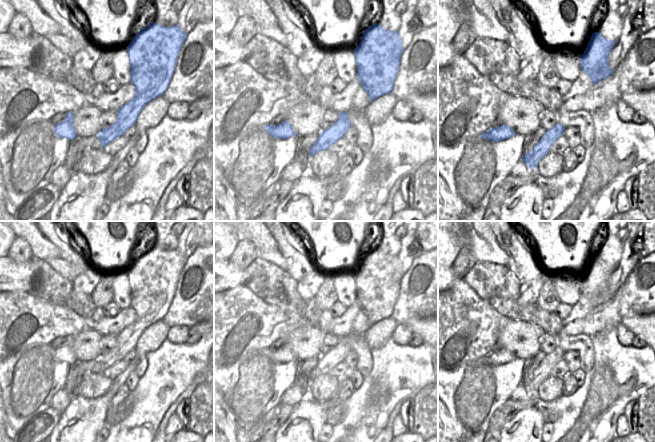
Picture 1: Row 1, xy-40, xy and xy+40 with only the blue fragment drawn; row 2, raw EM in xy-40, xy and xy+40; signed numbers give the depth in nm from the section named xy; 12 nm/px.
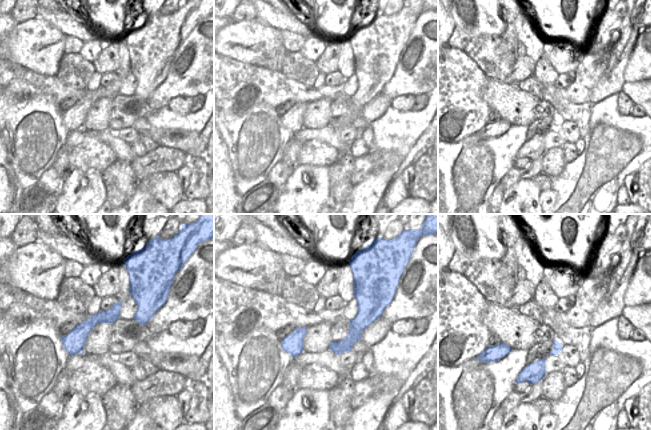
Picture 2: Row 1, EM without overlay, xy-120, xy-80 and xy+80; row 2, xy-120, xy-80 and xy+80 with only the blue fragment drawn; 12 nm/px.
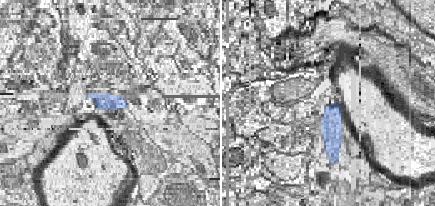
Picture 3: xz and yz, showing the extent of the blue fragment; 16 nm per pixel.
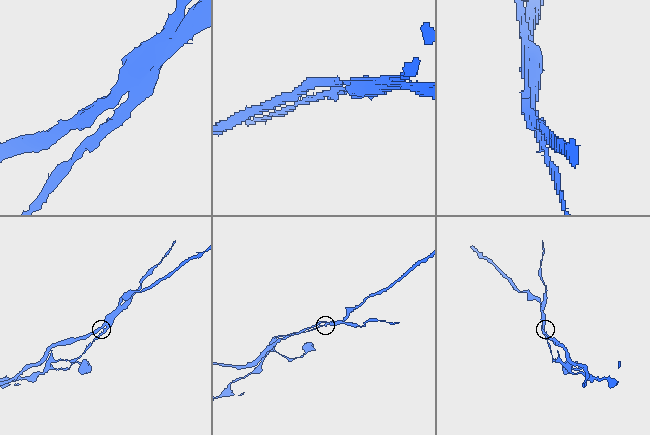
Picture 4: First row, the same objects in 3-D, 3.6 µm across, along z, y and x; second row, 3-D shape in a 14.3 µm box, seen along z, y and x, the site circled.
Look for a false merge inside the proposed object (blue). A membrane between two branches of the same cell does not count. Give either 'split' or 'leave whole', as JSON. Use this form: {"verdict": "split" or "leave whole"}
{"verdict": "split"}

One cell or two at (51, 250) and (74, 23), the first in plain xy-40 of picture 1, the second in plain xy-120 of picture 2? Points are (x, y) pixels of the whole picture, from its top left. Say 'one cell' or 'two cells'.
one cell

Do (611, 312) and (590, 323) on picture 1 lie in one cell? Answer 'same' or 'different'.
same

